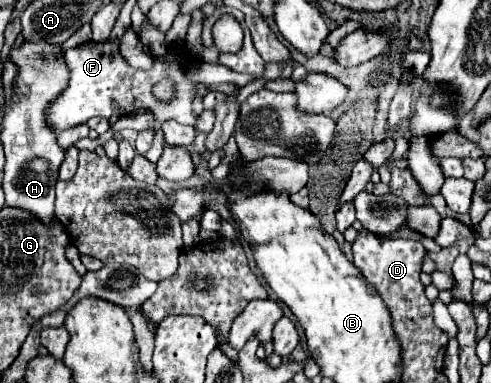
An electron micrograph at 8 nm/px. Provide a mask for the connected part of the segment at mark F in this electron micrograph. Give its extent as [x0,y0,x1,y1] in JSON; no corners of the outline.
[45,43,195,163]

